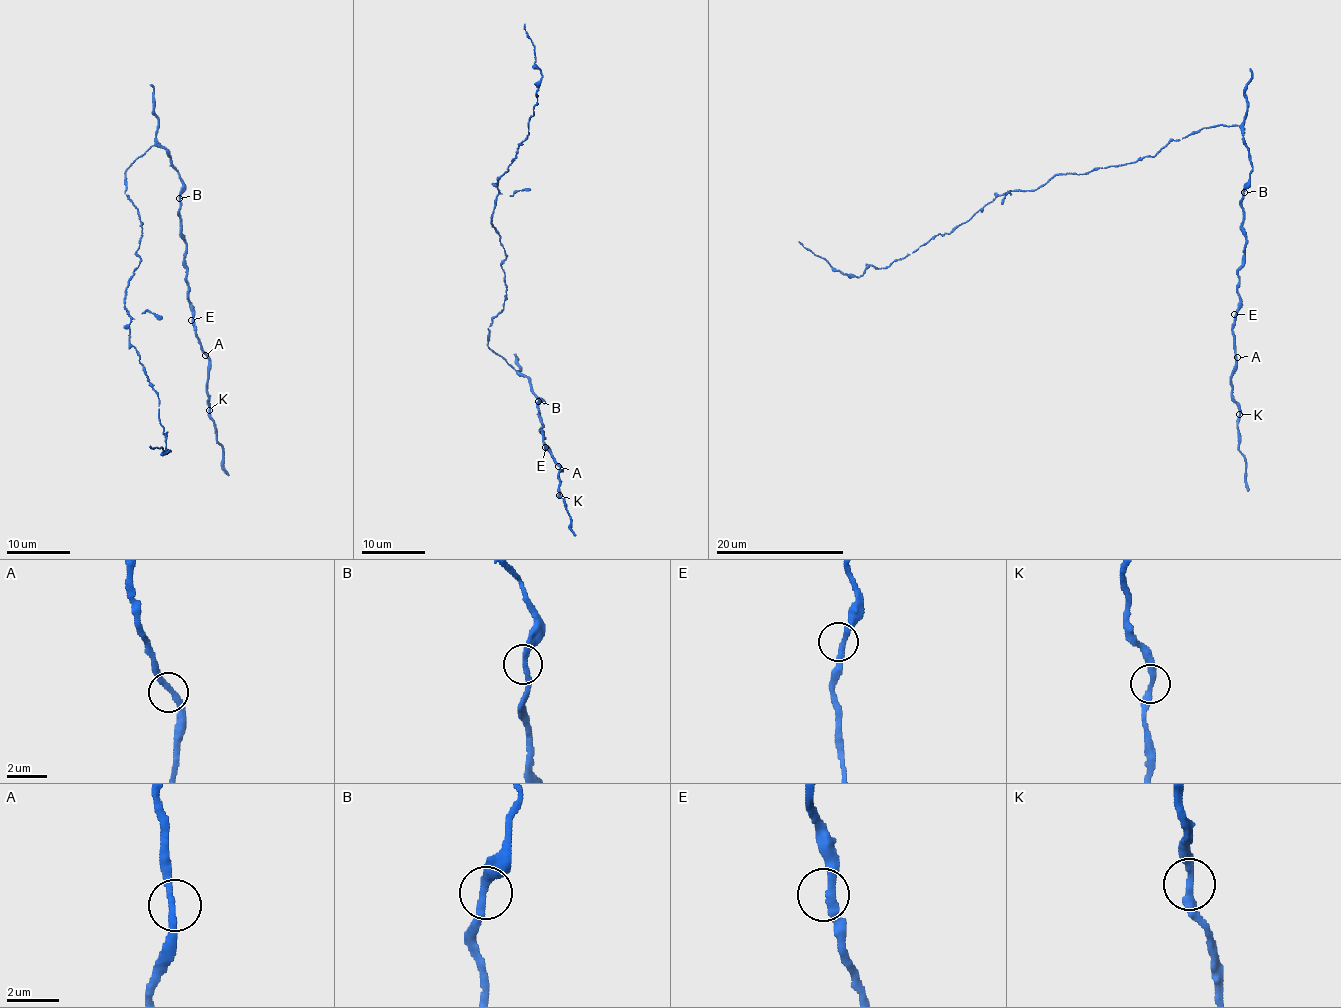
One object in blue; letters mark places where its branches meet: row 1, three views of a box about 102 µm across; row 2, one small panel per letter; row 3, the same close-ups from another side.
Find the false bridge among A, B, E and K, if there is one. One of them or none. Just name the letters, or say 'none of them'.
none of them

